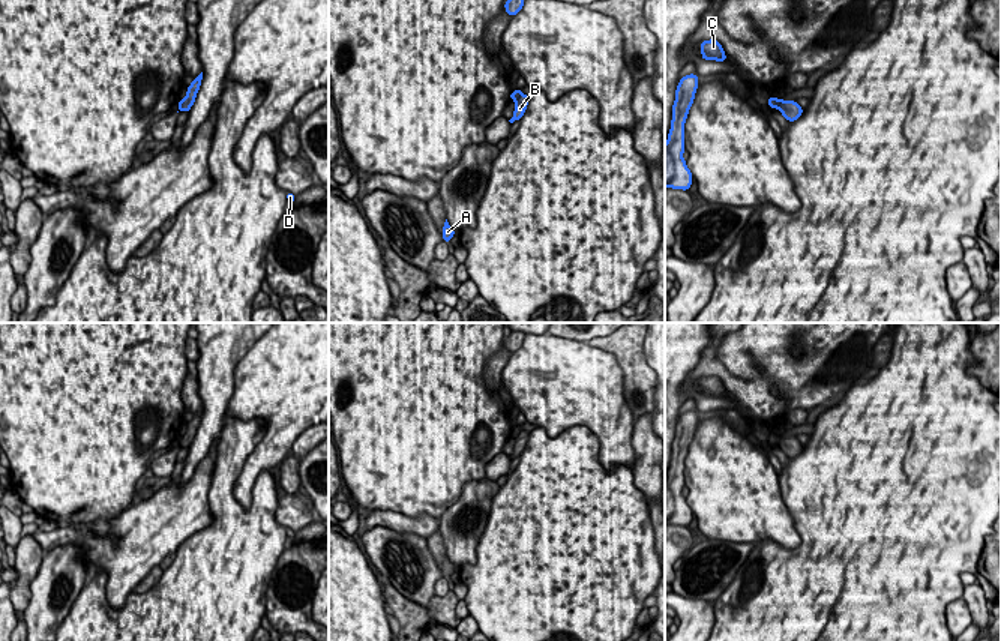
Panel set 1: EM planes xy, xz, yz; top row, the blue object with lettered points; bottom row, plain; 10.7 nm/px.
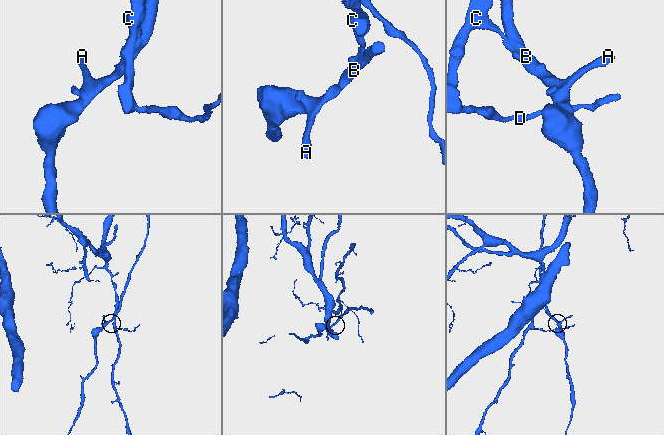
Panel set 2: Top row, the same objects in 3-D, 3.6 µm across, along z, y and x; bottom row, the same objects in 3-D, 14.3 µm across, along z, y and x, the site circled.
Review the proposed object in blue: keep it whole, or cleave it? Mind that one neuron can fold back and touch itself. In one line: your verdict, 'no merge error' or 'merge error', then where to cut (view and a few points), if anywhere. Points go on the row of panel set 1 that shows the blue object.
merge error; cut yz (781, 101), (778, 108)

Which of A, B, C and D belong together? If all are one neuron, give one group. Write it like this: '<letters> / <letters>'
A B / C D

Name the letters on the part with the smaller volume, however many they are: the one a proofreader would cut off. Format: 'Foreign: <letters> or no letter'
Foreign: A, B

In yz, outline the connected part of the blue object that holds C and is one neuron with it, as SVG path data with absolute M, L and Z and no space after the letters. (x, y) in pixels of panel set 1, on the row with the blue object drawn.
M710 39L701 42L701 59L704 60L716 60L716 62L726 62L726 54L719 41Z

